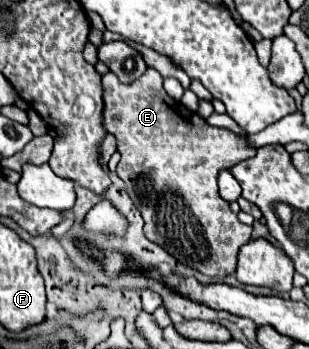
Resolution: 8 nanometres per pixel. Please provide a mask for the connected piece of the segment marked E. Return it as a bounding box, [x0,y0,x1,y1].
[103,69,255,277]

